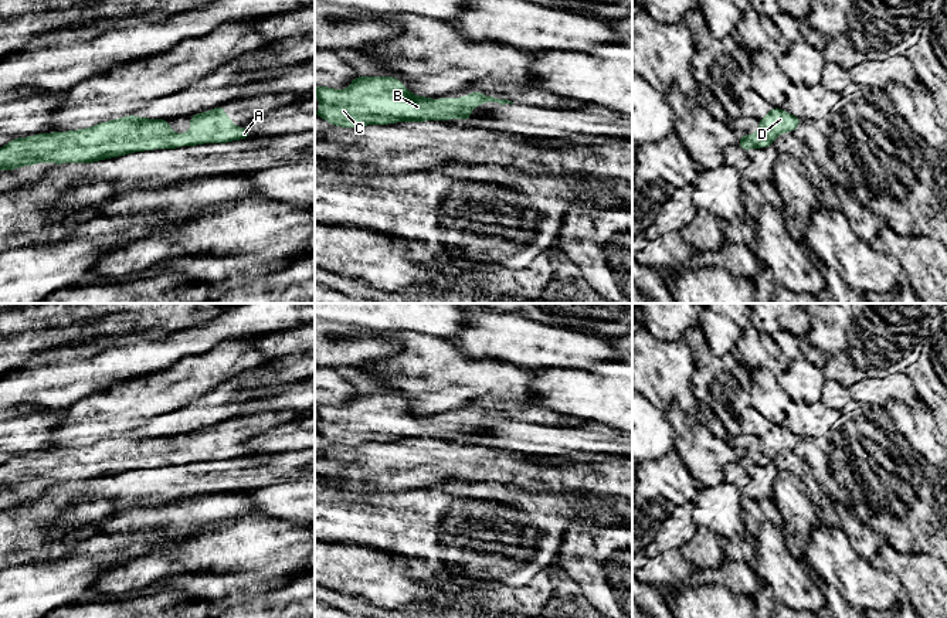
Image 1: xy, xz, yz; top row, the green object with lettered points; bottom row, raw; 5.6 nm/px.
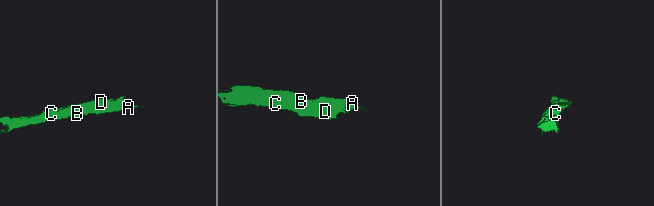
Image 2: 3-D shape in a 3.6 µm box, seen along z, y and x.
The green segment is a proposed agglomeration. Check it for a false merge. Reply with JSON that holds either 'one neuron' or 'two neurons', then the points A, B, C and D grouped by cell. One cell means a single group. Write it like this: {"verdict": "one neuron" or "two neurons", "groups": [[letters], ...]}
{"verdict": "one neuron", "groups": [["A", "B", "C", "D"]]}

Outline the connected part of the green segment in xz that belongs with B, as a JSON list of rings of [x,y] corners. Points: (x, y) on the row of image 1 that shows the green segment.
[[[357,75],[344,91],[316,85],[315,95],[322,105],[315,116],[340,128],[448,119],[469,122],[471,111],[476,105],[486,102],[513,105],[508,99],[486,96],[479,91],[464,98],[415,96],[394,77]]]

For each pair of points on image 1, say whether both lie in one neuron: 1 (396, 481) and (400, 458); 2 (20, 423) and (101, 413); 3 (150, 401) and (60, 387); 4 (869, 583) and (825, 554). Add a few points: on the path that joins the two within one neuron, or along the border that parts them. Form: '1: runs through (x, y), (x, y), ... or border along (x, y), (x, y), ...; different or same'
1: runs through (397, 475), (400, 464); same
2: border along (64, 411), (64, 421), (50, 431), (48, 447); different
3: border along (124, 380), (92, 391), (64, 410); different
4: runs through (858, 576), (837, 554); same

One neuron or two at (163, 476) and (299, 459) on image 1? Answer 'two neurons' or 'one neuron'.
one neuron

